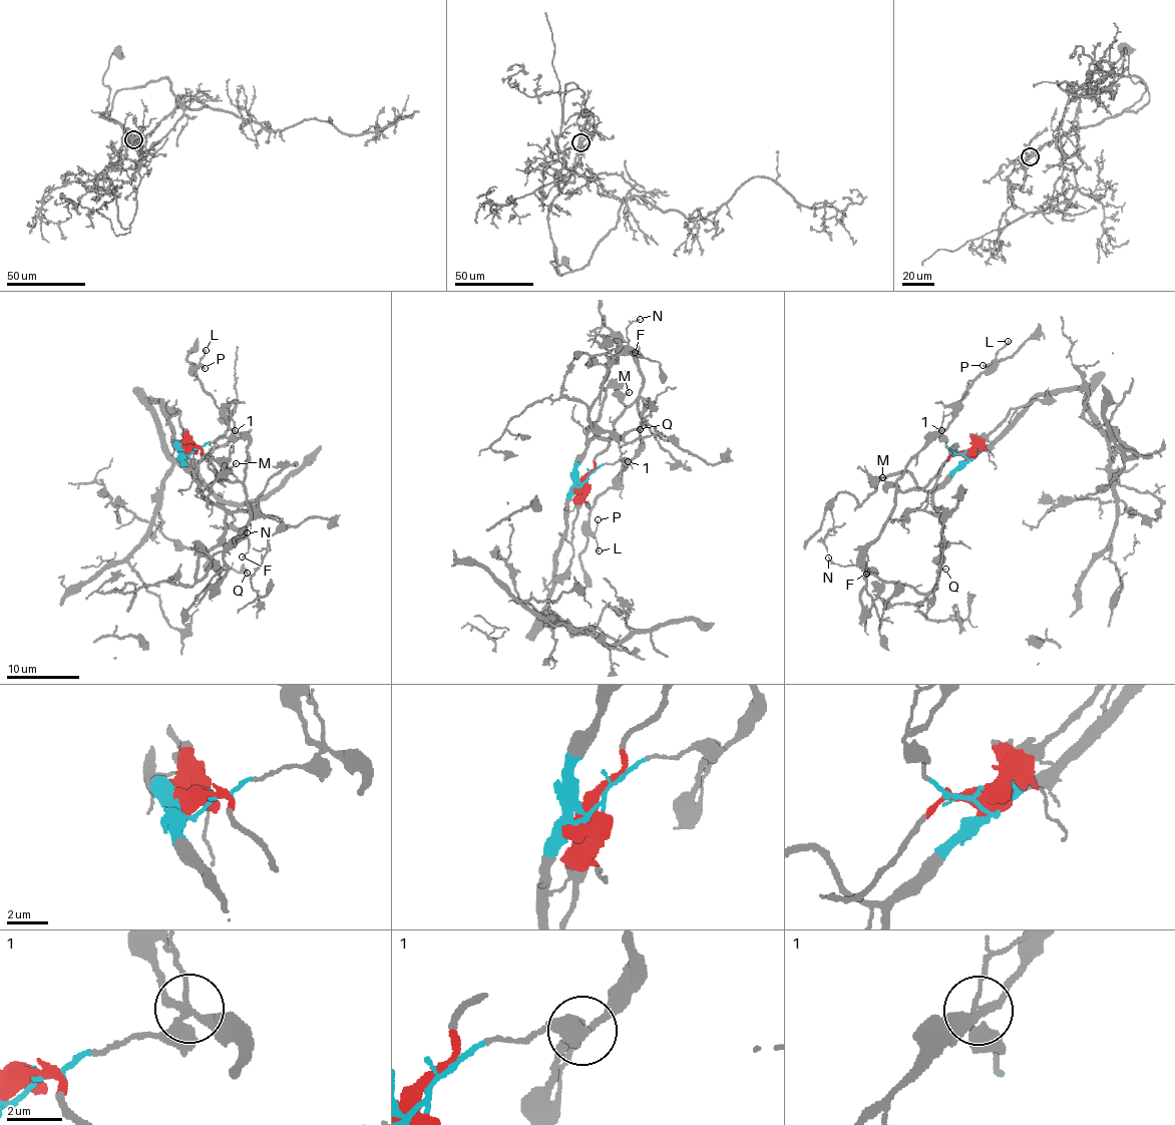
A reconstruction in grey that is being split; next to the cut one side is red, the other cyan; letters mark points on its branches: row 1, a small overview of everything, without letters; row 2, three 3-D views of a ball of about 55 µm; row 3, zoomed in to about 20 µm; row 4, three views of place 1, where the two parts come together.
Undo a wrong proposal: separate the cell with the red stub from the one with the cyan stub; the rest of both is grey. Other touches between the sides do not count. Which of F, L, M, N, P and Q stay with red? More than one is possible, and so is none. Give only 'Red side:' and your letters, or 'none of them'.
Red side: F, L, M, N, P

